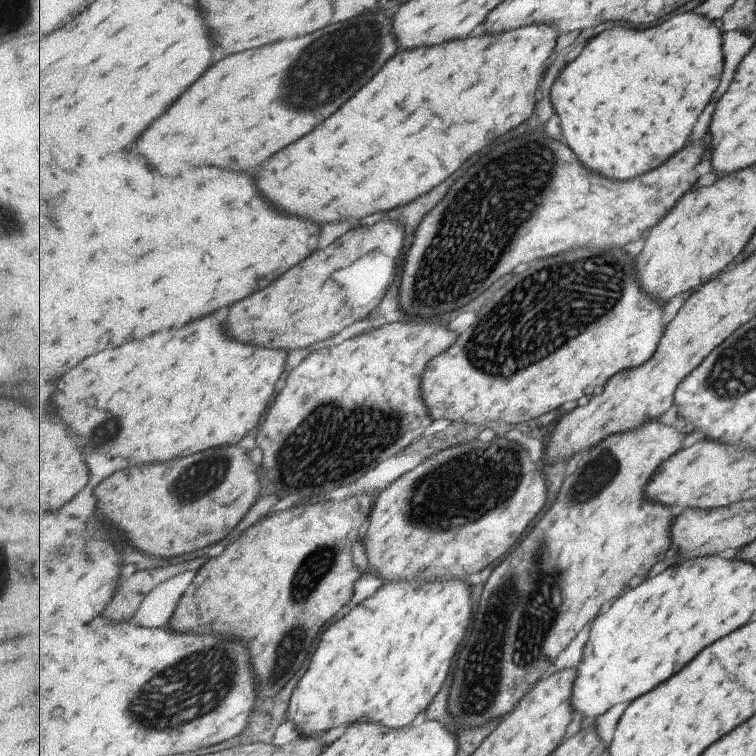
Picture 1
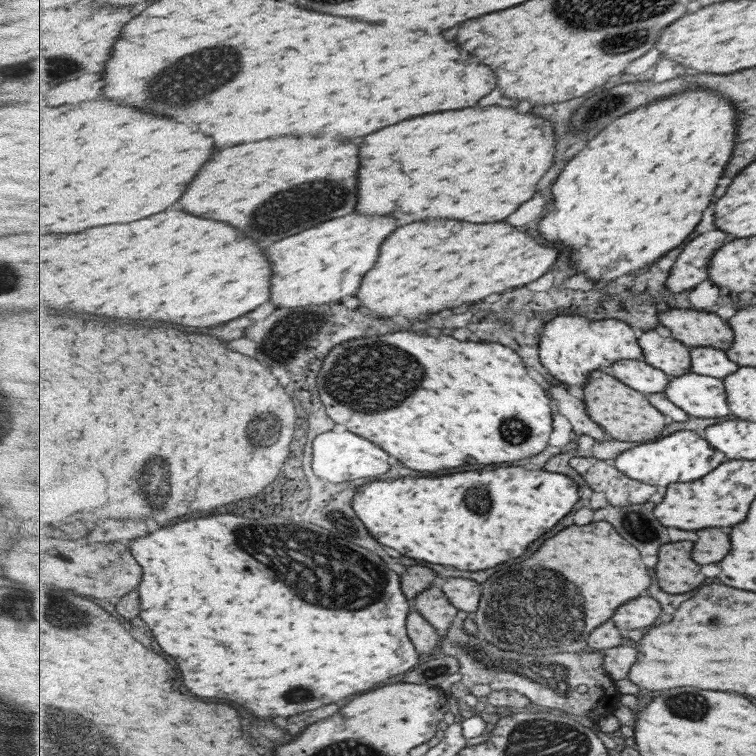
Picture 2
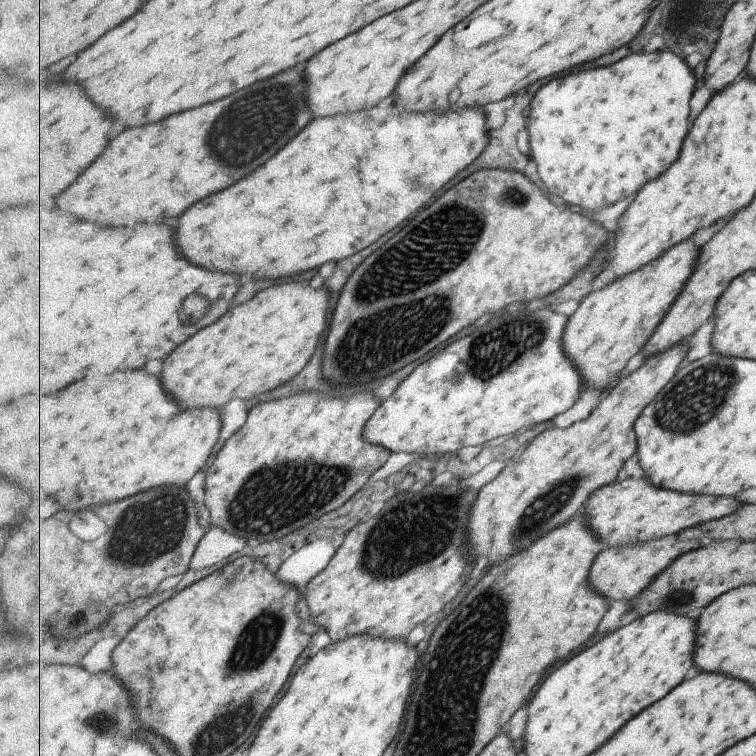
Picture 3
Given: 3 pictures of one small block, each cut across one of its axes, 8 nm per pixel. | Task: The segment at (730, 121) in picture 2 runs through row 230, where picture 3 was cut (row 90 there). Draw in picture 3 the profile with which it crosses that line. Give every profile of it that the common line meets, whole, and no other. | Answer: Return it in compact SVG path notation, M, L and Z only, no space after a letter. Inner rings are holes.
M655 52L655 54L633 54L617 64L613 64L613 68L597 68L597 70L585 70L579 74L565 74L553 82L549 82L547 86L543 86L539 90L539 94L535 96L530 104L528 114L529 125L528 135L530 136L530 154L538 168L541 182L539 184L545 189L549 196L559 198L556 200L563 205L580 206L583 212L597 212L603 206L611 206L617 204L619 200L638 194L638 192L647 184L659 178L681 154L683 142L689 134L689 112L691 112L691 96L695 92L695 76L689 68L687 62L683 62L679 56L675 56L673 52Z

